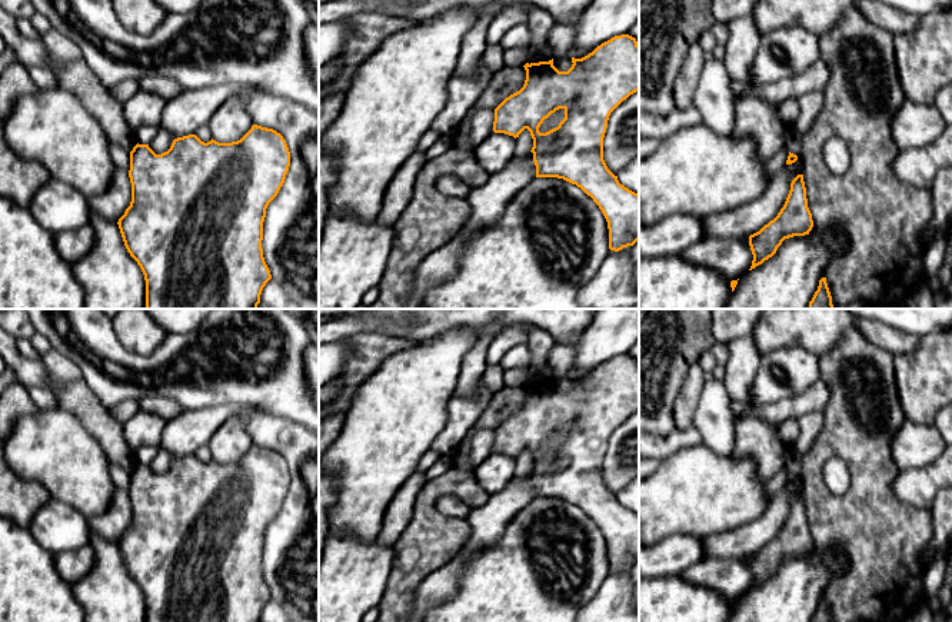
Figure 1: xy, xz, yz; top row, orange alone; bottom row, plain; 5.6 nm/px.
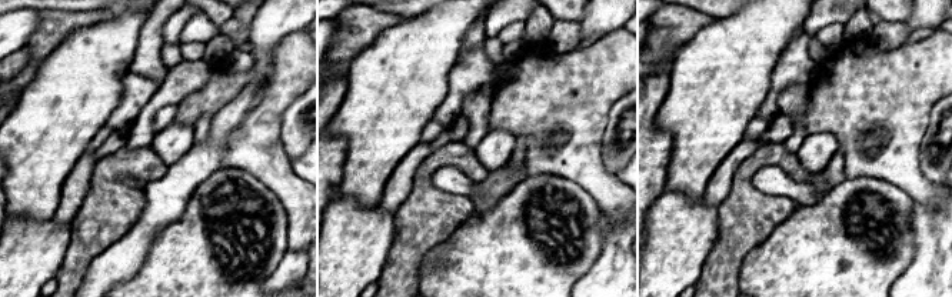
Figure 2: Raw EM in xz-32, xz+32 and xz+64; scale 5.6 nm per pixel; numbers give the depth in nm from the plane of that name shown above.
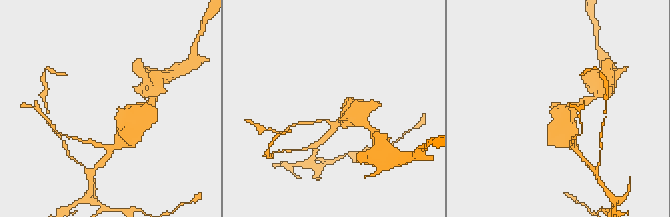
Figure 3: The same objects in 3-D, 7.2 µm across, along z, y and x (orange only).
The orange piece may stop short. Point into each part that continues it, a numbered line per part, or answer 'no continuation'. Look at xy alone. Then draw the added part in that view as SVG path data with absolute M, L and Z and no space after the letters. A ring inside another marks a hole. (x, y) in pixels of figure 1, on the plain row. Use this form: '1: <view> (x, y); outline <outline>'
no continuation

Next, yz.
no continuation

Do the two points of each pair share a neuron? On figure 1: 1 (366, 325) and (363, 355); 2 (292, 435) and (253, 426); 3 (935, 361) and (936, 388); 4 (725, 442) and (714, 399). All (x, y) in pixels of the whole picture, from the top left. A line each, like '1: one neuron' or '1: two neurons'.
1: two neurons
2: one neuron
3: one neuron
4: one neuron

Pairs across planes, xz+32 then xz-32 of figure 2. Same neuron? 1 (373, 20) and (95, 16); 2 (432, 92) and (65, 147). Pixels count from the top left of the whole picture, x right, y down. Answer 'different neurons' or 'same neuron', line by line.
1: same neuron
2: same neuron

